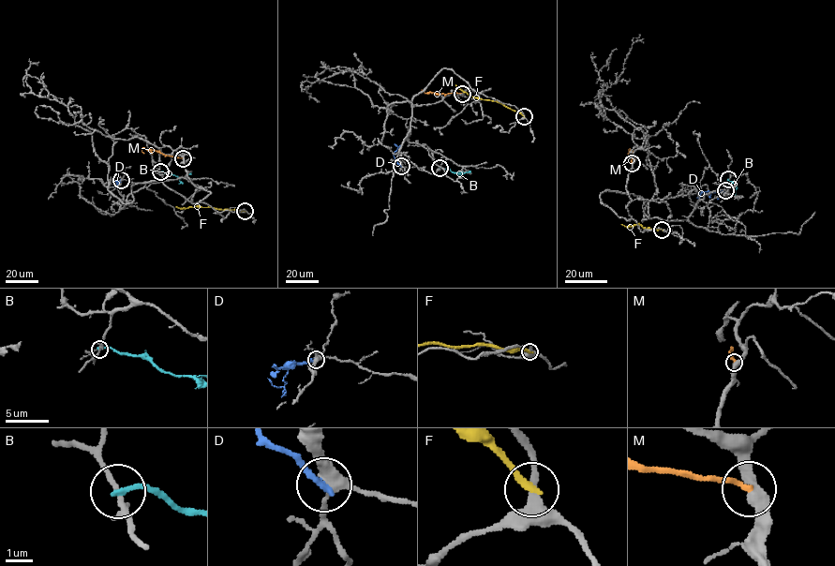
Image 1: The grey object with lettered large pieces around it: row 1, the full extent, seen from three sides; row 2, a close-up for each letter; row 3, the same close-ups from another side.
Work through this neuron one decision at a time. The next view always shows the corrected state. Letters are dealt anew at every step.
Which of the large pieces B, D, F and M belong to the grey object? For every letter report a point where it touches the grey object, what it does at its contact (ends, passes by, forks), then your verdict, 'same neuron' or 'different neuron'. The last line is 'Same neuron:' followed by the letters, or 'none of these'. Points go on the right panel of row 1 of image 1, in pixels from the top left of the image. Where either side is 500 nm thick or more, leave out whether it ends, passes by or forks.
B: meets grey at (728, 179); it ends there; different neuron
D: meets grey at (725, 190); it ends there; different neuron
F: meets grey at (662, 230); it ends there; different neuron
M: meets grey at (632, 163); it ends there; different neuron
Same neuron: none of these

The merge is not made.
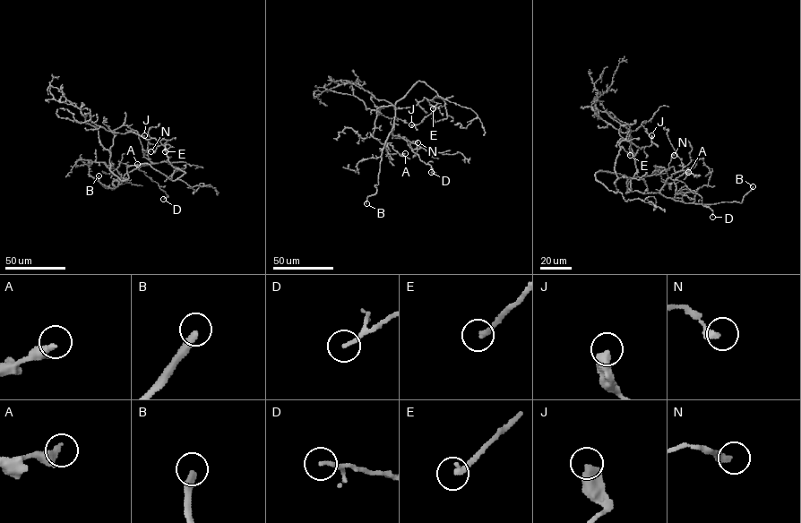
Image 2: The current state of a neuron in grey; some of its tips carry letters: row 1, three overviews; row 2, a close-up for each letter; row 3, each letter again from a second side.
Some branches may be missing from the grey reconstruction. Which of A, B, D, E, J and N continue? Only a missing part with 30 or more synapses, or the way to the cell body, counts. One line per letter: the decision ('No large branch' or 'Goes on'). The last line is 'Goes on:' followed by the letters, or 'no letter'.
A: No large branch
B: Goes on
D: No large branch
E: Goes on
J: No large branch
N: No large branch
Goes on: B, E

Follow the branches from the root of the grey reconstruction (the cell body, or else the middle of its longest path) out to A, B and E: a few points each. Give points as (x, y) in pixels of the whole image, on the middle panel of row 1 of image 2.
A: (417, 82), (396, 102), (393, 127), (385, 142), (388, 144), (384, 143), (389, 153), (405, 153)
B: (417, 82), (394, 106), (393, 127), (381, 156), (378, 184), (374, 185), (376, 192), (367, 197), (366, 203)
E: (417, 82), (424, 81), (444, 98), (452, 96), (444, 99), (435, 96), (433, 101), (437, 103), (433, 108)

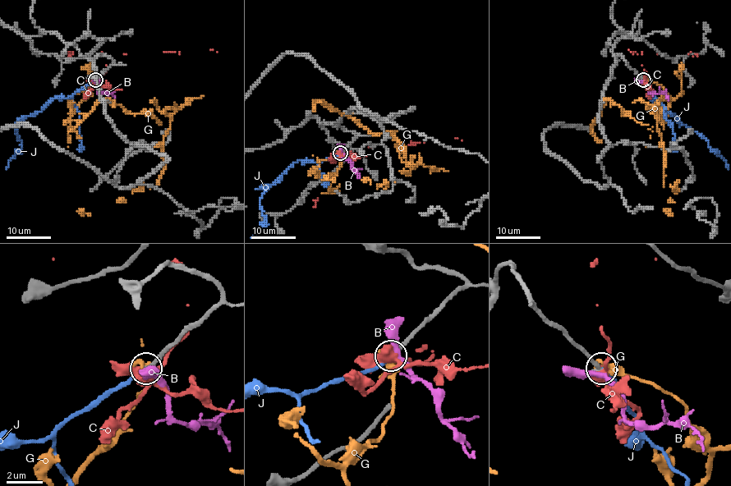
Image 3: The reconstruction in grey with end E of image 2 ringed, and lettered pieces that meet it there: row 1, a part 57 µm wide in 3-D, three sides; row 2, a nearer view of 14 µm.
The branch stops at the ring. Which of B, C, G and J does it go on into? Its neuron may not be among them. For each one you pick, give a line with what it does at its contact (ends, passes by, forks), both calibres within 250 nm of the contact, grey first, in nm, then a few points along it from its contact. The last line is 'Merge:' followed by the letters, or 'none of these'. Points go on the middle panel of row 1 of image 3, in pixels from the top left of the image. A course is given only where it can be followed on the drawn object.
J: it ends | 260/190 nm | via (340, 153), (317, 162), (296, 160), (284, 171), (264, 193), (259, 203), (265, 223), (251, 238)
Merge: J

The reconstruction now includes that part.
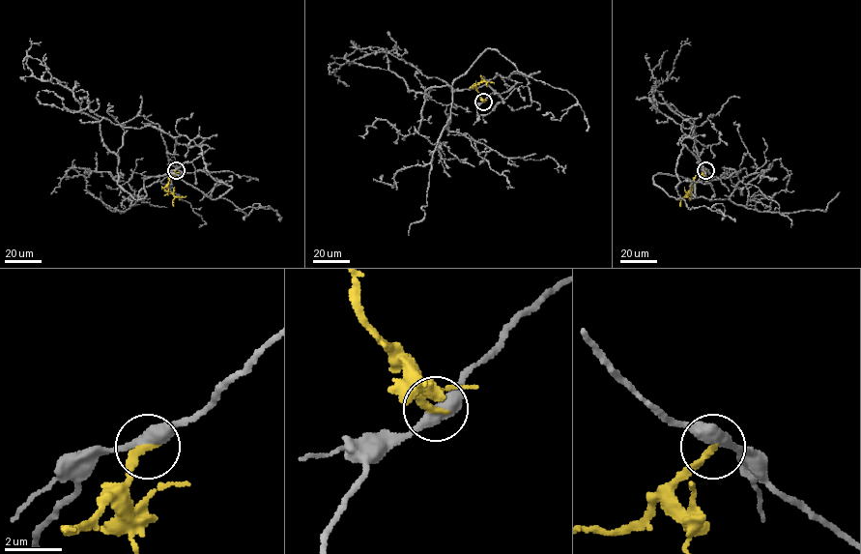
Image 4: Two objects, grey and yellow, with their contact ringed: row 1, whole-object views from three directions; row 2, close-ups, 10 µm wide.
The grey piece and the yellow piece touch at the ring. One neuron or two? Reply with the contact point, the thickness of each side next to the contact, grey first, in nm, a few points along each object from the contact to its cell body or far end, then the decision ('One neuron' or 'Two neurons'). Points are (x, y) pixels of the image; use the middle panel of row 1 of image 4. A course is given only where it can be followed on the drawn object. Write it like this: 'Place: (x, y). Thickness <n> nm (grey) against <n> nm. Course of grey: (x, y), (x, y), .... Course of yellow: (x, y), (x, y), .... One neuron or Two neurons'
Place: (483, 102). Thickness 440 nm (grey) against 280 nm. Course of grey: (483, 101), (539, 71), (487, 48), (454, 91), (425, 97), (382, 49), (334, 69), (349, 86). Course of yellow: (483, 101), (474, 86), (484, 80), (481, 76). Two neurons

